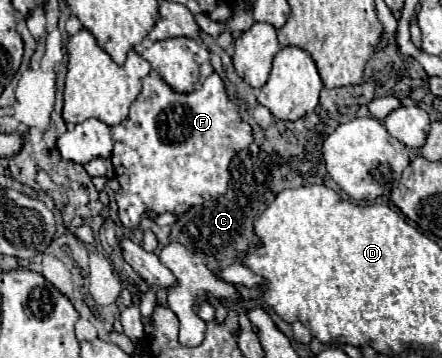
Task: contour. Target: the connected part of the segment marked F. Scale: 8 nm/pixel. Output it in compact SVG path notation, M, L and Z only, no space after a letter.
M151 71L145 81L139 97L129 107L129 117L121 125L111 127L113 133L113 167L115 177L121 183L121 189L115 193L119 207L119 221L127 229L135 229L141 223L141 215L149 209L155 213L185 213L191 207L203 205L209 199L217 199L227 191L229 183L229 163L231 159L247 149L253 141L251 125L241 117L239 107L229 99L227 87L217 73L205 79L199 91L181 95L175 93L155 71Z

